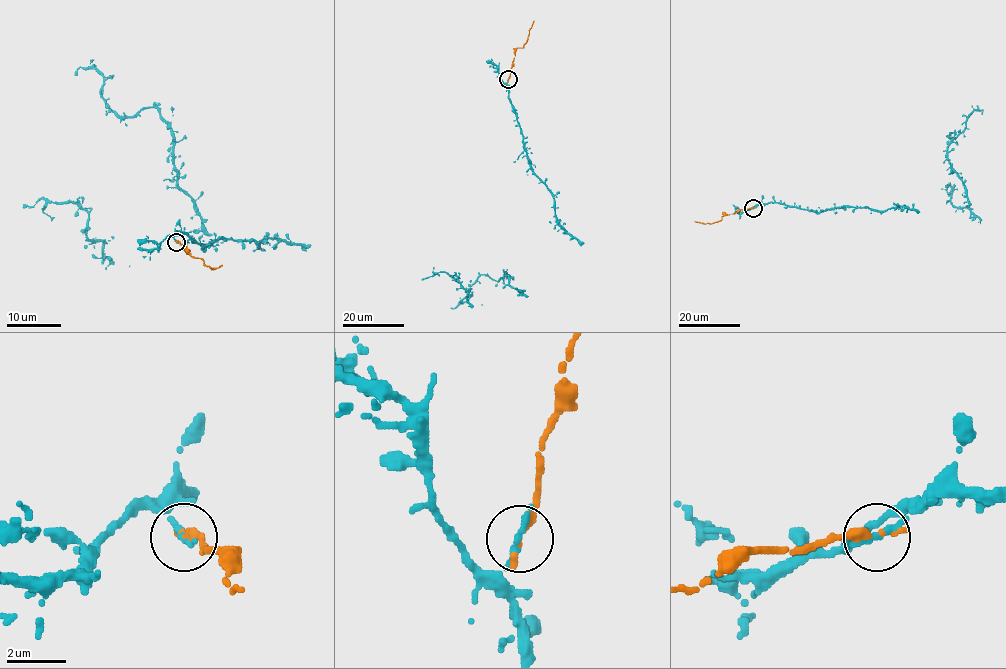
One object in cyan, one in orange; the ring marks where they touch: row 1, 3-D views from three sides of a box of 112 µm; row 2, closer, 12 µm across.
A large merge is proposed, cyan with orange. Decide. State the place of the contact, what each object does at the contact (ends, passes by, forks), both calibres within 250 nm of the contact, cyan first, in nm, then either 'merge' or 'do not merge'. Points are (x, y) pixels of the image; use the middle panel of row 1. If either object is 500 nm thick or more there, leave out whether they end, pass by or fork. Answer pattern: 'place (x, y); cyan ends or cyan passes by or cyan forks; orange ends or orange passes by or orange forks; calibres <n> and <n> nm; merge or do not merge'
place (508, 79); cyan ends; orange ends; calibres 280 and 300 nm; do not merge

